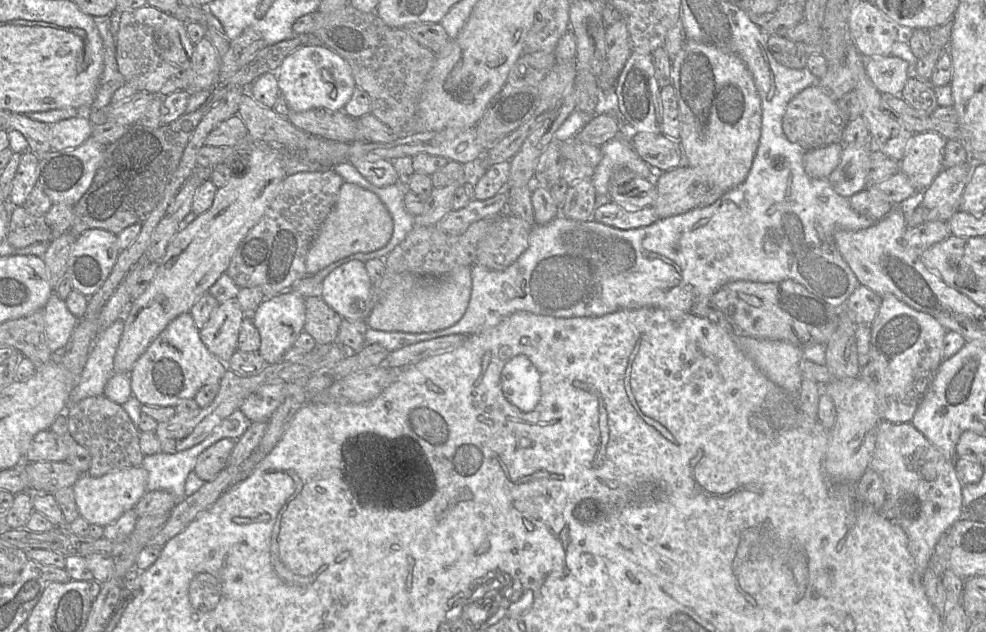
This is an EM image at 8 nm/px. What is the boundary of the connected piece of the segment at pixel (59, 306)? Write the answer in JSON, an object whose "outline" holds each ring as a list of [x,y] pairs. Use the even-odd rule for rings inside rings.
{"outline":[[[56,293],[51,294],[43,310],[46,342],[52,355],[65,347],[79,319]]]}

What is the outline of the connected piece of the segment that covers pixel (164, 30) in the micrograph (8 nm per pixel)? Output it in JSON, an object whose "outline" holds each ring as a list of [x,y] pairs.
{"outline":[[[145,5],[120,14],[116,33],[118,69],[126,83],[139,92],[150,92],[160,97],[186,90],[193,78],[191,58],[194,44],[188,37],[186,24],[171,14]]]}

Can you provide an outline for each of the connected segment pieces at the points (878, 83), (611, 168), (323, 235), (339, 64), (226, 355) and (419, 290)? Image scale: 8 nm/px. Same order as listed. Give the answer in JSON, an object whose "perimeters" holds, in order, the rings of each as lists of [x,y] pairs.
{"perimeters":[[[[896,56],[866,57],[866,73],[881,94],[902,98],[902,90],[912,75],[909,64]]],[[[622,132],[601,147],[603,157],[594,168],[591,180],[596,190],[596,206],[598,195],[608,195],[608,187],[612,174],[619,168],[625,168],[648,181],[655,181],[657,173],[635,151],[629,134]]],[[[344,182],[332,210],[322,223],[306,256],[306,275],[315,275],[328,265],[355,253],[384,247],[392,236],[393,221],[379,197],[362,187]]],[[[322,44],[304,45],[290,53],[276,72],[279,95],[282,95],[290,110],[302,112],[319,108],[329,111],[343,111],[356,87],[349,65],[334,51]]],[[[231,299],[219,304],[199,330],[203,344],[226,365],[237,350],[243,318],[244,312],[237,299]]],[[[460,266],[440,278],[427,278],[409,272],[399,275],[399,281],[378,299],[367,319],[370,328],[381,331],[401,331],[409,333],[433,332],[456,324],[465,314],[471,295],[471,267]]]]}

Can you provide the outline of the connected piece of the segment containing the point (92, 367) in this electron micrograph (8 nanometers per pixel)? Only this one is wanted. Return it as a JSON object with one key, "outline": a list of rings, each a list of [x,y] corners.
{"outline":[[[117,319],[111,326],[98,334],[79,383],[70,393],[69,406],[84,398],[103,394],[108,379],[114,373],[113,361],[123,328],[123,320]]]}

